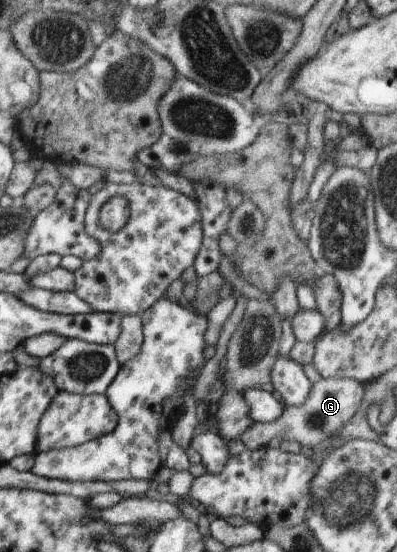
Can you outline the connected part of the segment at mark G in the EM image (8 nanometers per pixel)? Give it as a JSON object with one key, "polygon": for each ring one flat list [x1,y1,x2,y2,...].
{"polygon":[[321,378,320,381,313,383,310,393,306,396,306,401,302,405,286,406,278,419,271,422,254,422,241,436,241,441,248,450,257,450,258,448,268,447,268,442,274,437,286,441,296,441,301,447,314,447,314,445,327,445,331,442,335,433,345,424,350,423,355,413,359,410,365,394,363,382,354,378]]}

